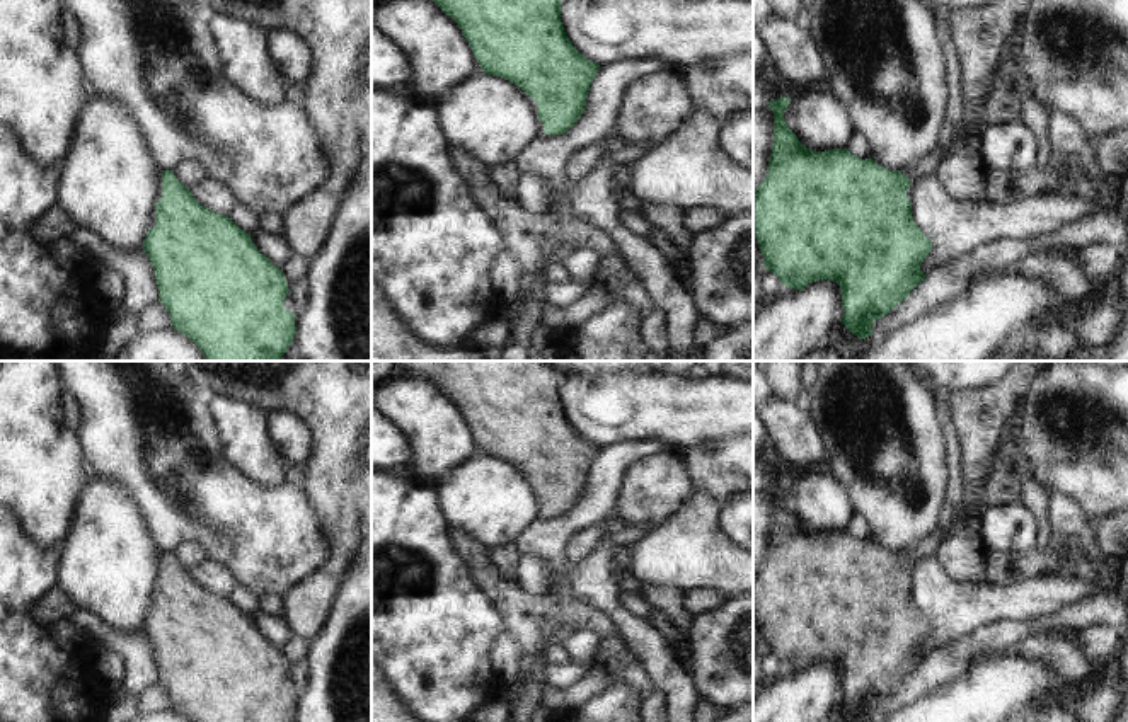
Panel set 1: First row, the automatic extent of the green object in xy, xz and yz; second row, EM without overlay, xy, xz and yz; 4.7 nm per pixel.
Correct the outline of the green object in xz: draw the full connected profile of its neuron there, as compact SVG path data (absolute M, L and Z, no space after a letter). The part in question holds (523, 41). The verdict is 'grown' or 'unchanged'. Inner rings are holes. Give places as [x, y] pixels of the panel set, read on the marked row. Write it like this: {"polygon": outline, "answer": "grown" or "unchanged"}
{"polygon": "M433 0L462 29L486 75L515 83L537 123L537 138L564 135L581 117L600 65L584 58L561 22L561 0Z", "answer": "grown"}

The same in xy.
{"polygon": "M172 170L157 174L141 249L152 262L170 327L189 337L206 361L278 361L293 344L295 315L283 308L288 283L281 269L228 216L201 206Z", "answer": "grown"}

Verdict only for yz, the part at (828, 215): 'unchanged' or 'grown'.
grown

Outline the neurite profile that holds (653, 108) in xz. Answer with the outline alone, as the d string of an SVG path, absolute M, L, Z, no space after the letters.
M659 70L625 89L613 136L627 145L659 146L683 128L695 111L678 70Z

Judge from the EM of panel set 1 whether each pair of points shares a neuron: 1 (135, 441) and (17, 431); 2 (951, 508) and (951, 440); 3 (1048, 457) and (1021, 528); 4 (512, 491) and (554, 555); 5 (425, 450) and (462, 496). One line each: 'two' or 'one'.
1: two
2: one
3: two
4: two
5: two

